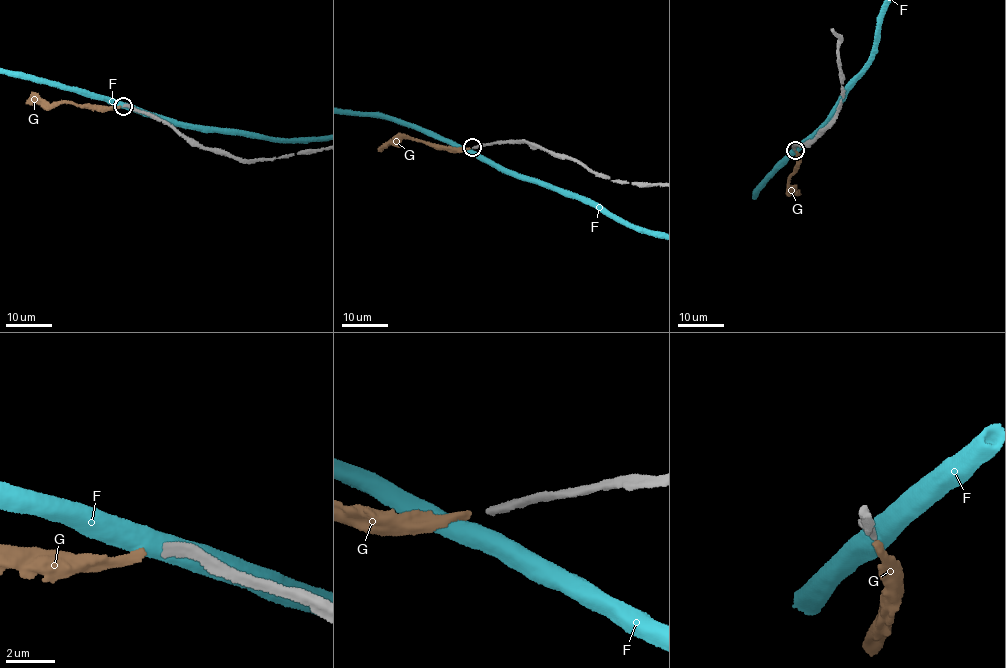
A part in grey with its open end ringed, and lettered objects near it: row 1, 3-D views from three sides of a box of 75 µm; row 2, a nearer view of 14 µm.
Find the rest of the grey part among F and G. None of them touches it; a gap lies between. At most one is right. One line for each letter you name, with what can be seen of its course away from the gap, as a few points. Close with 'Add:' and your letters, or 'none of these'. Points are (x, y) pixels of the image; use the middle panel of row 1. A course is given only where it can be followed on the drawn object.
G: course (470, 148), (442, 149), (406, 138), (384, 143), (378, 151)
Add: G

